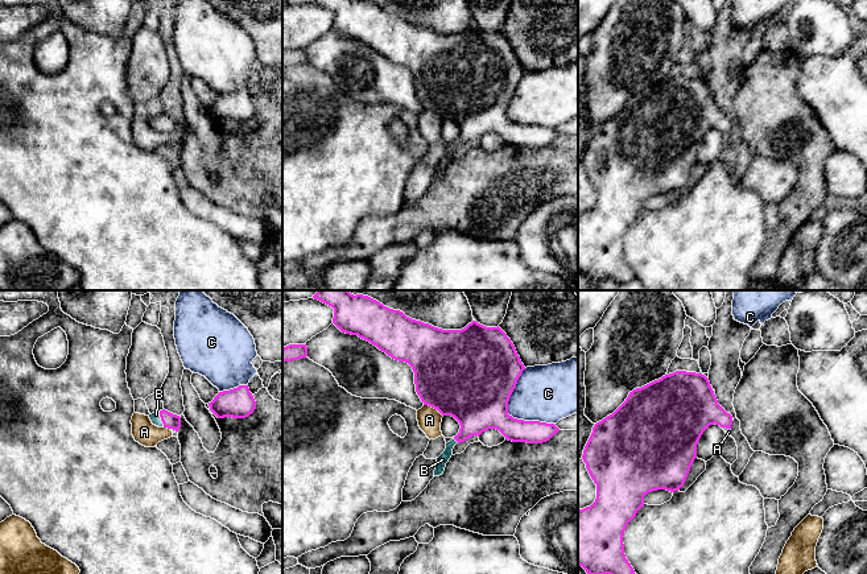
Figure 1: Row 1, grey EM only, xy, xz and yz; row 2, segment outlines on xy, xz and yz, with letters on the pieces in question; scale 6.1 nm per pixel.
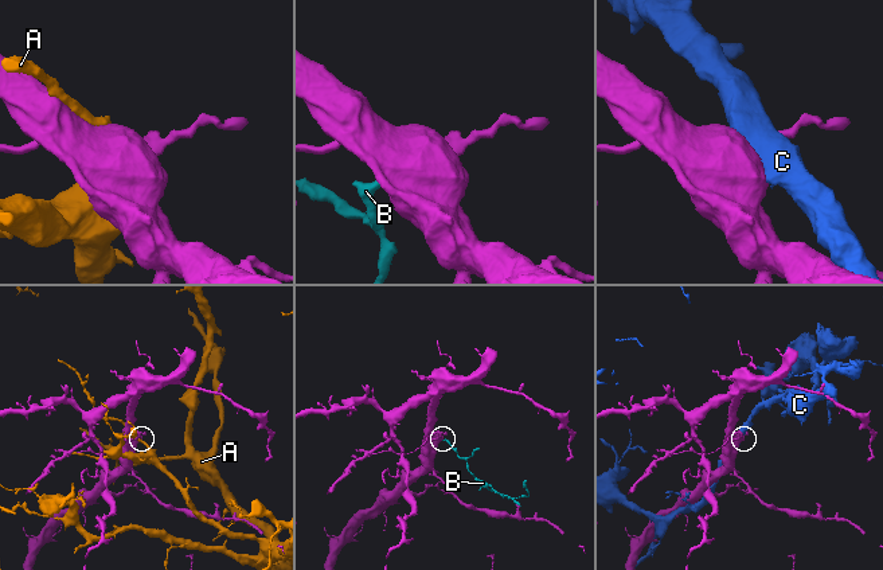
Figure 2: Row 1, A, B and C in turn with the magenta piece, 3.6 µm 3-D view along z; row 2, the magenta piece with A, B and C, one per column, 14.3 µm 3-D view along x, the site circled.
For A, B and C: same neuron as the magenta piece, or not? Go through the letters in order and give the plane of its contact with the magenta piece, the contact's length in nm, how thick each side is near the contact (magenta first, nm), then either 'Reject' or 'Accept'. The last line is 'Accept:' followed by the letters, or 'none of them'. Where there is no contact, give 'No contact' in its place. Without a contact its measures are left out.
A: Touches magenta in xz. Shared border 140 nm. Thickness 500 nm (magenta) against 140 nm. Reject
B: Touches magenta in xy. Shared border 100 nm. Thickness 100 nm (magenta) against 60 nm. Accept
C: Touches magenta in xz. Shared border 380 nm. Thickness 440 nm (magenta) against 340 nm. Reject
Accept: B

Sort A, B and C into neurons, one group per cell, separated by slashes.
A / B / C

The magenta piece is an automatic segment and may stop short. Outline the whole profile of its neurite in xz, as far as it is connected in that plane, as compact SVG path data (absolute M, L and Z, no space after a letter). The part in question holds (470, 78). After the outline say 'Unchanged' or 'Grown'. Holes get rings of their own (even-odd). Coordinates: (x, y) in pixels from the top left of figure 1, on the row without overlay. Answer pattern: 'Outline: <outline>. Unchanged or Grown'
Outline: M313 0L334 13L333 28L346 38L376 50L395 65L408 67L414 77L416 96L424 110L437 113L442 120L454 121L459 129L459 137L446 148L445 156L437 162L434 181L443 178L446 168L453 160L457 148L465 146L472 140L480 140L488 133L499 135L505 144L512 146L542 148L549 145L560 133L554 128L540 125L524 125L508 119L508 106L516 92L517 84L525 74L516 53L507 38L498 32L486 32L472 25L462 34L442 34L429 28L412 24L400 15L393 15L368 0Z. Grown

